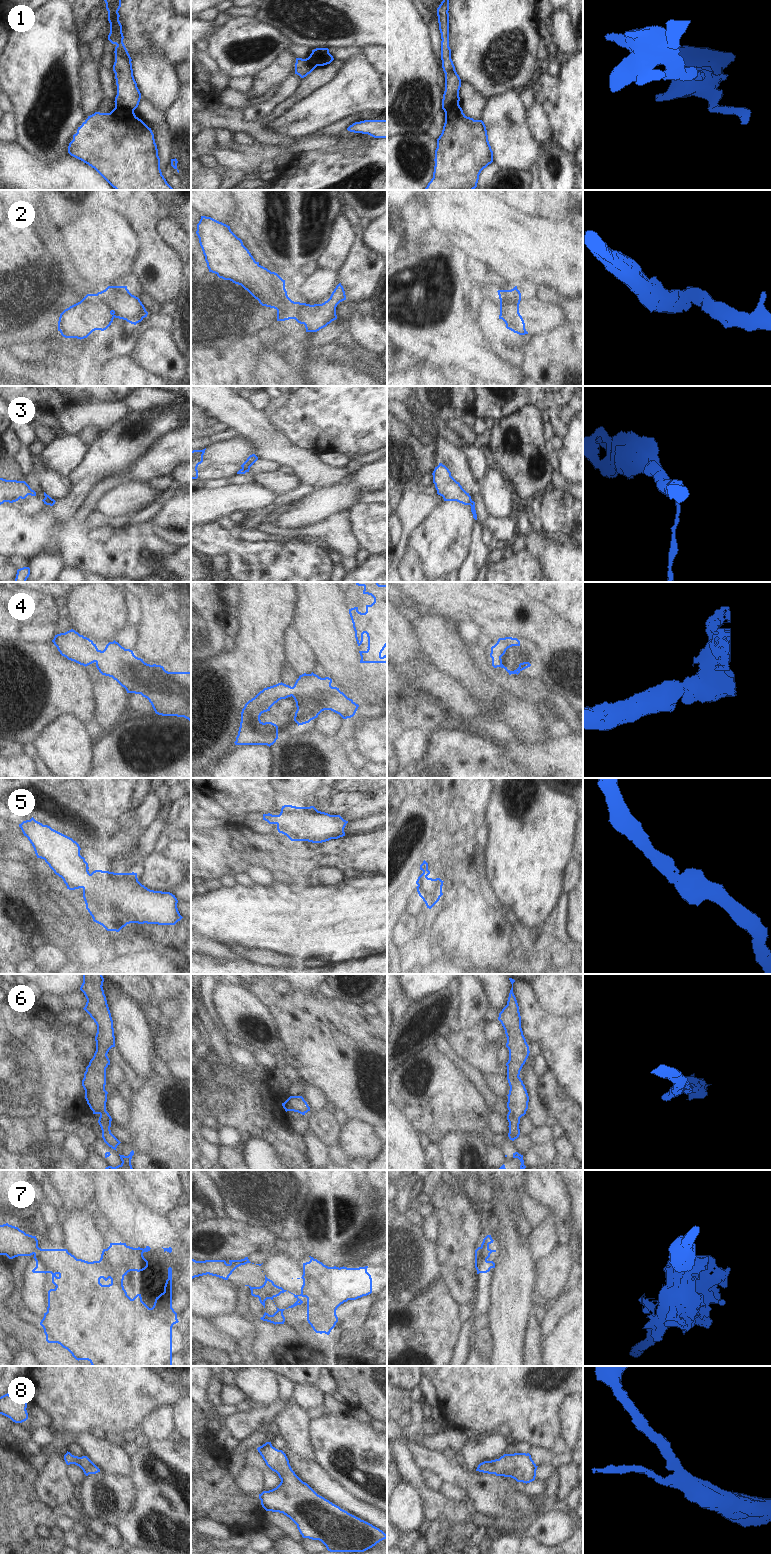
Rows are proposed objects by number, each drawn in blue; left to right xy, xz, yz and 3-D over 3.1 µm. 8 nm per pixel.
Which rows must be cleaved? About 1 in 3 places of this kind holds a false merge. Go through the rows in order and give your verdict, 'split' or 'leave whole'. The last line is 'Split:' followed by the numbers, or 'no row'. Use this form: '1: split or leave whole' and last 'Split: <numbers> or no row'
1: split
2: split
3: split
4: leave whole
5: leave whole
6: leave whole
7: leave whole
8: leave whole
Split: 1, 2, 3

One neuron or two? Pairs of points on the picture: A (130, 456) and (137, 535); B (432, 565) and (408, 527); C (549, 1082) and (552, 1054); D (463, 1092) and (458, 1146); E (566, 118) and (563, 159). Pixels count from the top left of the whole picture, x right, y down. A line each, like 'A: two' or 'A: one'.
A: two
B: two
C: two
D: two
E: two

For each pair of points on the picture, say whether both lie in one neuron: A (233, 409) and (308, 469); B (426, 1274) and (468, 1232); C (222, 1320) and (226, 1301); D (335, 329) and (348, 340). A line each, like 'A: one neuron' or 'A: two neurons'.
A: one neuron
B: two neurons
C: two neurons
D: two neurons

